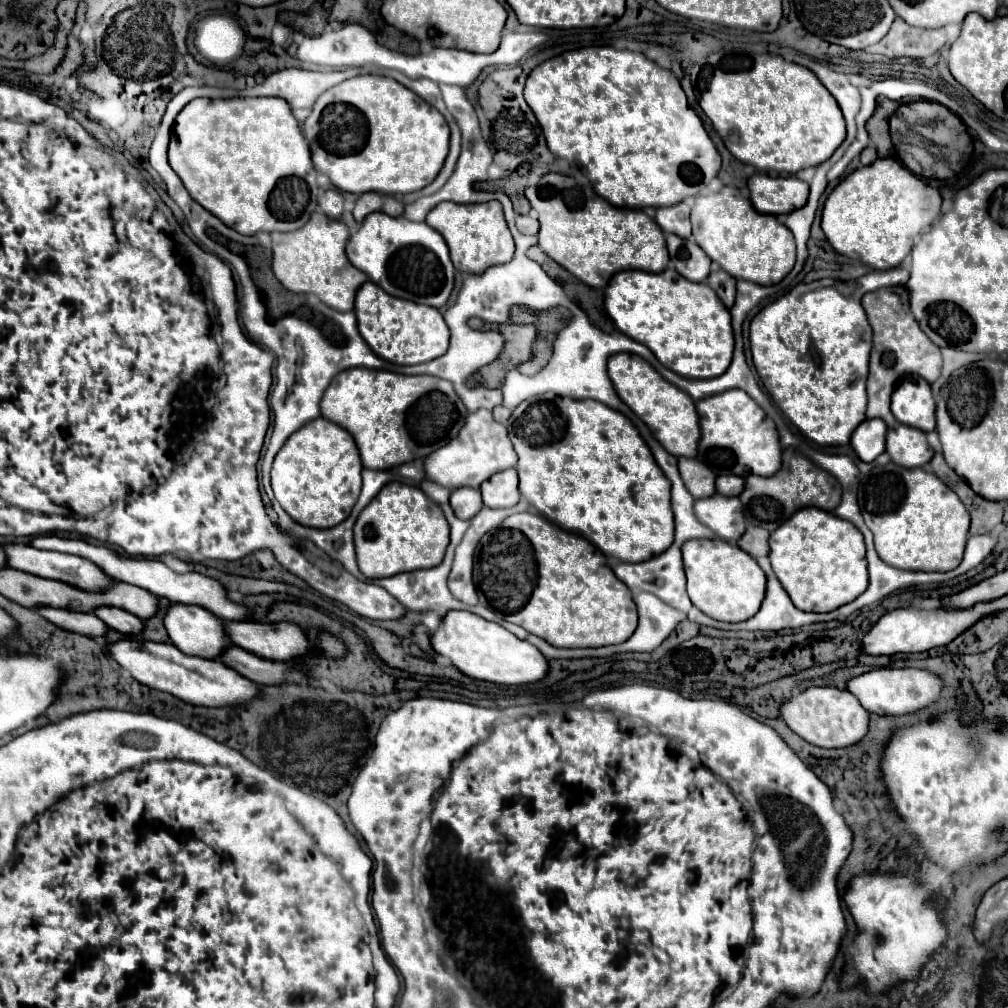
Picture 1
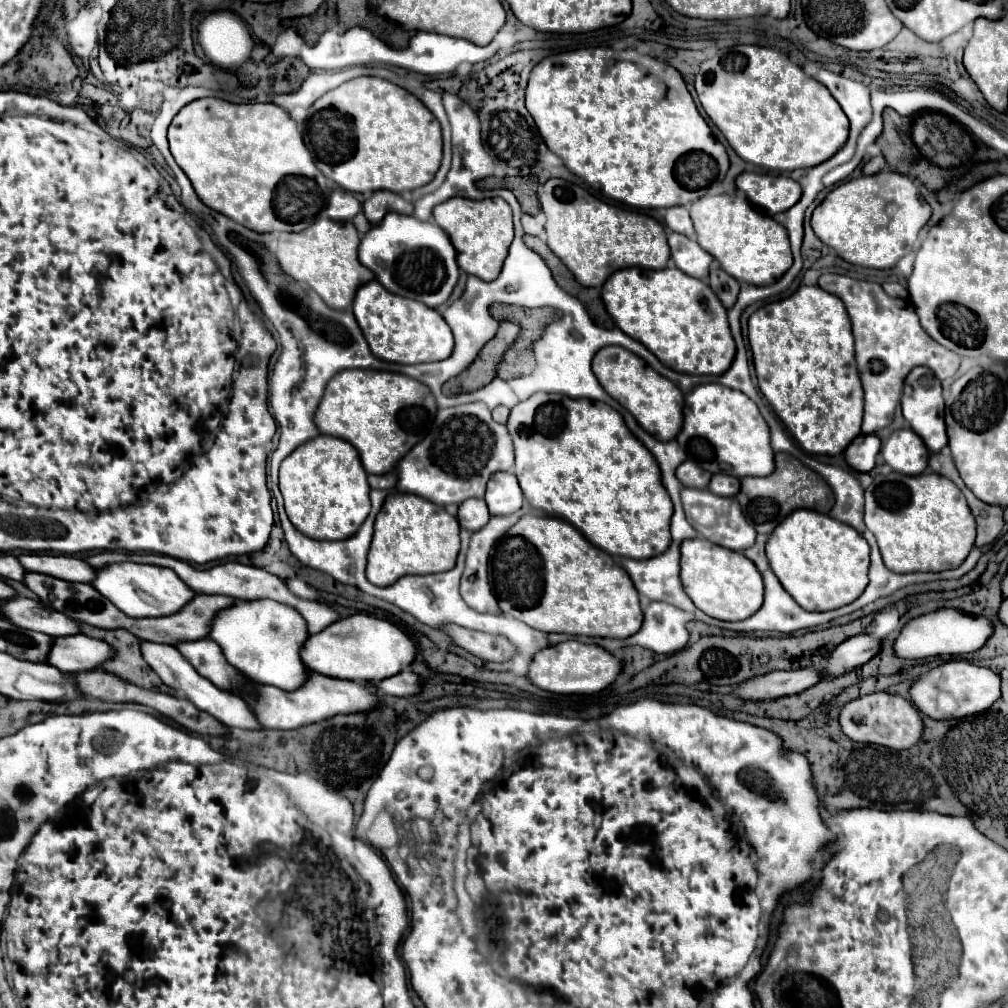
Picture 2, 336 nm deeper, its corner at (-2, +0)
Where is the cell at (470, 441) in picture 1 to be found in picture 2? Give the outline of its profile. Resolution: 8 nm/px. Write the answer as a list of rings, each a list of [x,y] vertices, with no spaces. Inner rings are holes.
[[[468,403],[438,409],[428,435],[398,463],[396,489],[424,497],[440,507],[460,505],[470,497],[482,499],[488,479],[498,471],[510,471],[512,465],[514,449],[508,429],[492,419],[486,405]]]

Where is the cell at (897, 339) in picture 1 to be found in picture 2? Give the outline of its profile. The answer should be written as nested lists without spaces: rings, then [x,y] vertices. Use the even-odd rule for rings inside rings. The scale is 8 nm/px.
[[[826,273],[820,277],[818,285],[828,291],[834,293],[836,297],[842,299],[842,303],[846,305],[846,311],[852,319],[852,329],[854,329],[854,347],[856,347],[856,365],[858,365],[858,375],[864,387],[864,423],[862,423],[862,433],[876,433],[878,429],[884,429],[892,423],[894,411],[900,403],[902,397],[902,389],[904,389],[904,379],[906,375],[918,367],[924,365],[928,369],[932,369],[936,373],[938,379],[946,379],[952,377],[958,367],[960,367],[960,357],[956,353],[950,353],[950,349],[938,345],[920,325],[918,313],[914,309],[914,305],[906,299],[892,299],[884,293],[882,285],[878,283],[870,283],[870,281],[858,281],[852,277],[844,277],[844,275],[832,275]]]

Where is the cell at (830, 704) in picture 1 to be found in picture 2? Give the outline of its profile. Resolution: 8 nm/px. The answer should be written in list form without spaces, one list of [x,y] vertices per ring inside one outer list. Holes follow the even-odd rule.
[[[872,693],[844,705],[840,713],[840,727],[852,741],[876,743],[890,749],[910,749],[920,741],[924,721],[922,713],[912,705],[912,701],[904,699],[902,695]]]

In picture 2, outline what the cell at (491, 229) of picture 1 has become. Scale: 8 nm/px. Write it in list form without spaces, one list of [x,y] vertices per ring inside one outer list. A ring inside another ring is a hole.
[[[454,197],[440,203],[434,209],[434,221],[450,237],[456,249],[456,261],[462,271],[480,277],[482,281],[494,281],[500,275],[502,263],[508,255],[508,247],[514,237],[512,229],[512,209],[504,199],[482,199],[472,201],[464,197]]]

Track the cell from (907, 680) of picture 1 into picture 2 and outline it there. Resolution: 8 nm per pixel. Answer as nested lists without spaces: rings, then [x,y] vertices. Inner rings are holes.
[[[948,661],[936,669],[932,669],[930,673],[926,673],[924,677],[920,677],[912,687],[910,687],[910,695],[912,695],[912,703],[926,715],[932,719],[944,719],[944,717],[966,717],[966,715],[974,715],[974,713],[982,713],[984,709],[988,709],[994,701],[998,701],[1000,697],[1000,677],[998,673],[994,673],[988,667],[978,667],[974,663],[968,661]],[[942,693],[952,693],[954,701],[958,705],[958,709],[954,709],[952,715],[946,715],[940,711],[938,707],[938,697]]]

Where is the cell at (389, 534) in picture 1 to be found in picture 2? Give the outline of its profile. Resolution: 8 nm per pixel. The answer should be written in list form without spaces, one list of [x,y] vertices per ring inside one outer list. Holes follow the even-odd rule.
[[[392,493],[386,497],[380,513],[376,515],[366,577],[378,587],[388,587],[404,575],[430,575],[450,571],[456,565],[460,551],[458,533],[460,525],[456,517],[446,513],[444,507],[438,507],[418,495]]]

